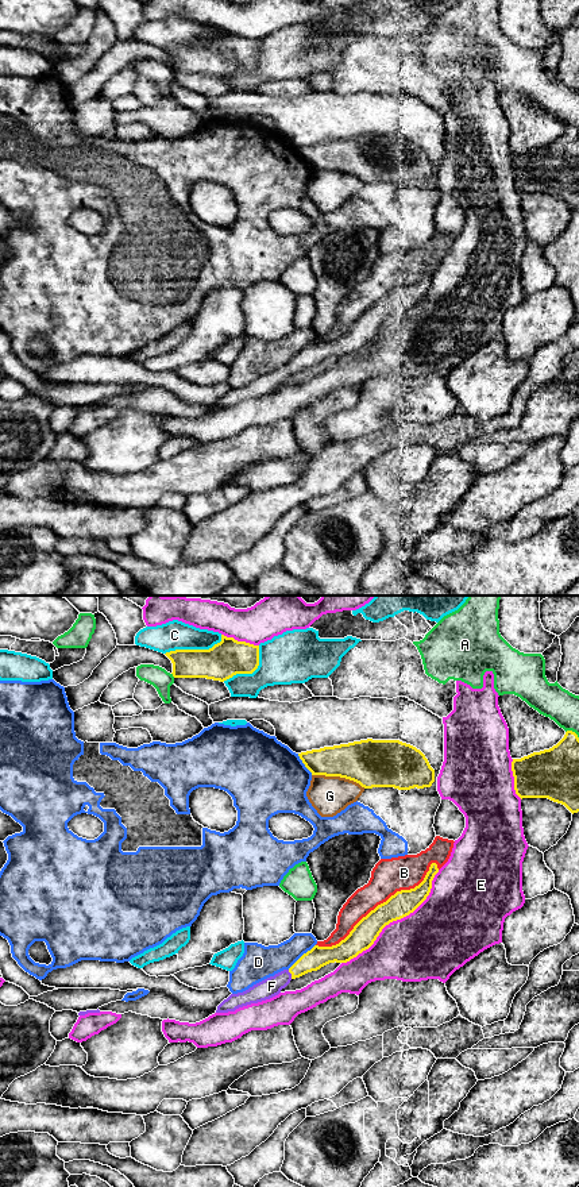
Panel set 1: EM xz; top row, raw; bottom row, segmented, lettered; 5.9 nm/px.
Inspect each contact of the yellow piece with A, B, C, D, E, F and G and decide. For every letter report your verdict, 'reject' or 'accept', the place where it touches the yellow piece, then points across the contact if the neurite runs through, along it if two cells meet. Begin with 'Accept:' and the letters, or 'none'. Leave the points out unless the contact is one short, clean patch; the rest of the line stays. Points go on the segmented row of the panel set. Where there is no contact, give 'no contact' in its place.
Accept: F
A: reject; contact xz (173, 675)
B: reject; contact xz (381, 904)
C: reject; contact xz (195, 650)
D: reject; contact xz (302, 955)
E: reject; contact xz (396, 920)
F: accept; contact xz (290, 972); way xz (319, 956), (290, 972), (271, 986)
G: reject; contact xz (339, 775)

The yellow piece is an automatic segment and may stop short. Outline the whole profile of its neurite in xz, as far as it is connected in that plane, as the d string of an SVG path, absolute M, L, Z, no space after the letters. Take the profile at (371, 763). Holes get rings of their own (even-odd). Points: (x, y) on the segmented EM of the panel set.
M360 740L298 754L312 775L340 776L364 789L431 787L435 770L416 747L399 740Z

